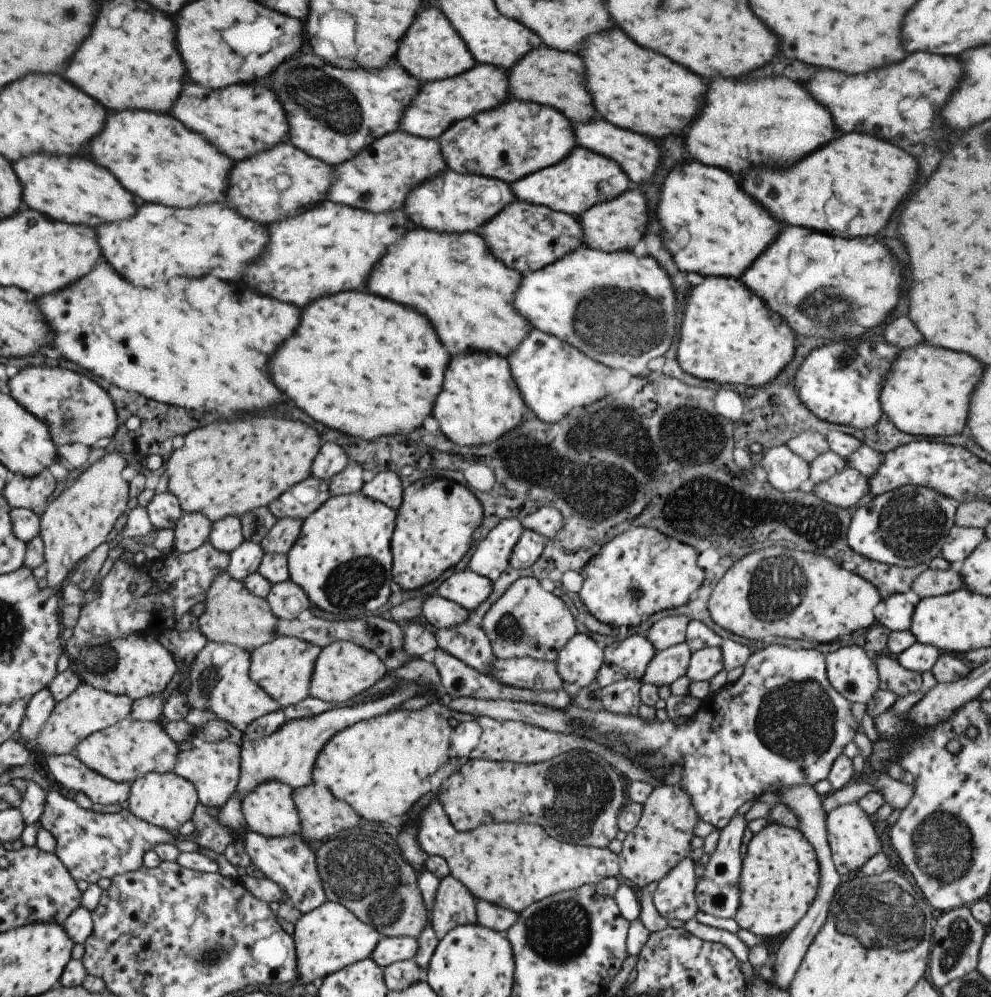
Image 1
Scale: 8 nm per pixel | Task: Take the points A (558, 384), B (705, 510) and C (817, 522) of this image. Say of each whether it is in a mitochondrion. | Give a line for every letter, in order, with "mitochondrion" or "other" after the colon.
A: other
B: mitochondrion
C: mitochondrion

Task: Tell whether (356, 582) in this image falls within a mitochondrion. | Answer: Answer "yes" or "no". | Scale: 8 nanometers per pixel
yes

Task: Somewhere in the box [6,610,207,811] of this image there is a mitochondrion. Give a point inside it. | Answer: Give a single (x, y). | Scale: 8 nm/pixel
(98, 662)

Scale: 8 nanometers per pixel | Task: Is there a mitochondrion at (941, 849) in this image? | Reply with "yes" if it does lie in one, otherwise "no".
yes

